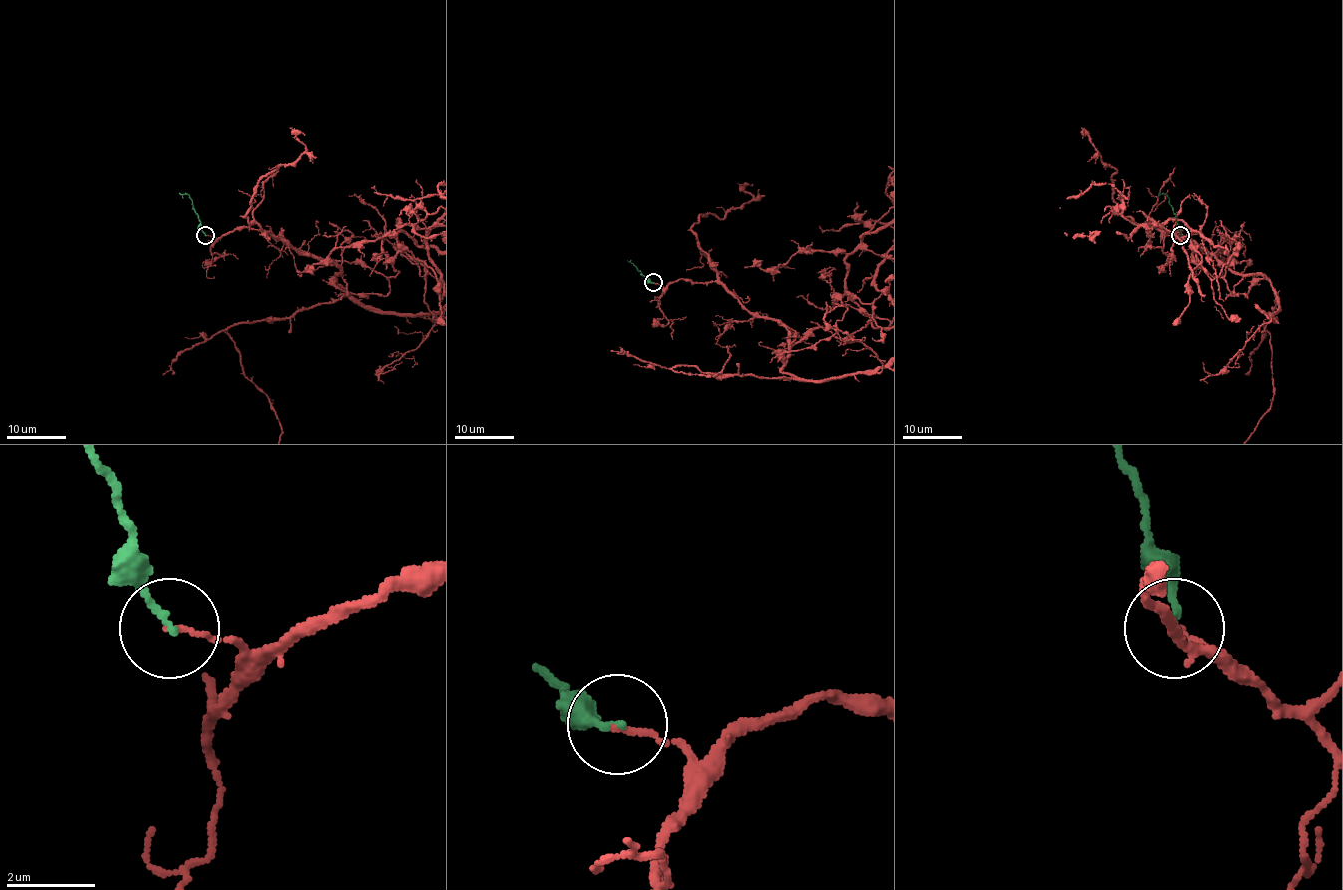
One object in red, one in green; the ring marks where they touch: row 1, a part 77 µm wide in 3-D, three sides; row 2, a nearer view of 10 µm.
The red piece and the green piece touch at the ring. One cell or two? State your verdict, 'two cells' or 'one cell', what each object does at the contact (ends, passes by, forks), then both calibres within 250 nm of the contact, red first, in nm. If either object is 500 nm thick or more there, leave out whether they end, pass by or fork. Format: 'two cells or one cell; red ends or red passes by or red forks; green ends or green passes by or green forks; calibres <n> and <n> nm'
two cells; red ends; green ends; calibres 100 and 170 nm

